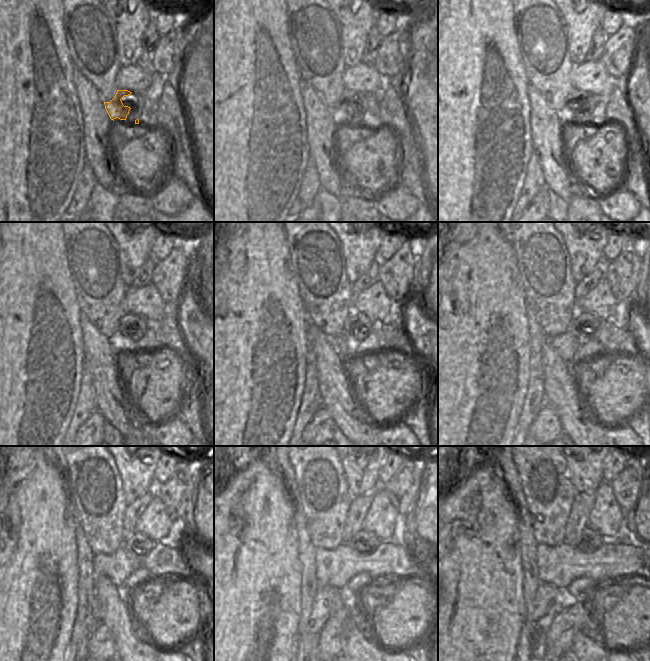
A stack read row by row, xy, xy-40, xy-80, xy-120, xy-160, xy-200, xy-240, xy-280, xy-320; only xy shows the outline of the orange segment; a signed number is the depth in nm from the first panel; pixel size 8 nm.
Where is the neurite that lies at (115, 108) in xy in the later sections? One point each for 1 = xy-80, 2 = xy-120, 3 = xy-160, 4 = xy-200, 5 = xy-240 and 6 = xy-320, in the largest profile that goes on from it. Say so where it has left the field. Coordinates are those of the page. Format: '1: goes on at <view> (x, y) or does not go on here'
1: goes on at xy-80 (574, 94)
2: goes on at xy-120 (132, 327)
3: goes on at xy-160 (357, 326)
4: goes on at xy-200 (583, 325)
5: goes on at xy-240 (139, 545)
6: goes on at xy-320 (590, 540)

